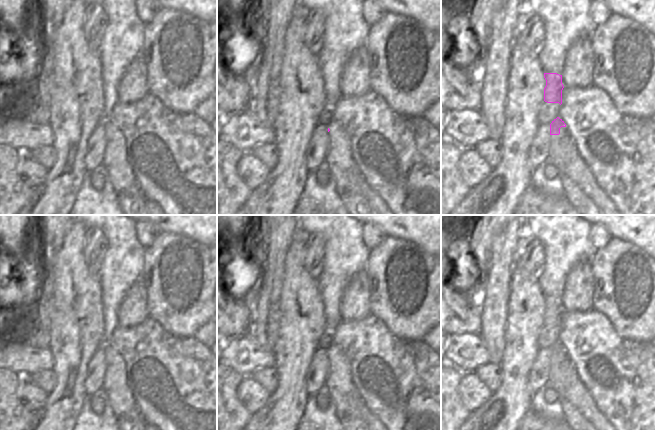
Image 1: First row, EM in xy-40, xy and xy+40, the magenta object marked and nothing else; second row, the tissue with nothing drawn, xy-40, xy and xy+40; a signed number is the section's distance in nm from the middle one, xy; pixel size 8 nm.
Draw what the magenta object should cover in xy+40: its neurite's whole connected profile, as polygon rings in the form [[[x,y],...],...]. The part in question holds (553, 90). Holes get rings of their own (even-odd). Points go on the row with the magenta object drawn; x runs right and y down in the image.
[[[544,73],[546,86],[544,88],[544,101],[547,103],[562,104],[562,75],[557,73]]]

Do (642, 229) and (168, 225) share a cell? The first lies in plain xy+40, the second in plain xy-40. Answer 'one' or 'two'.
one

